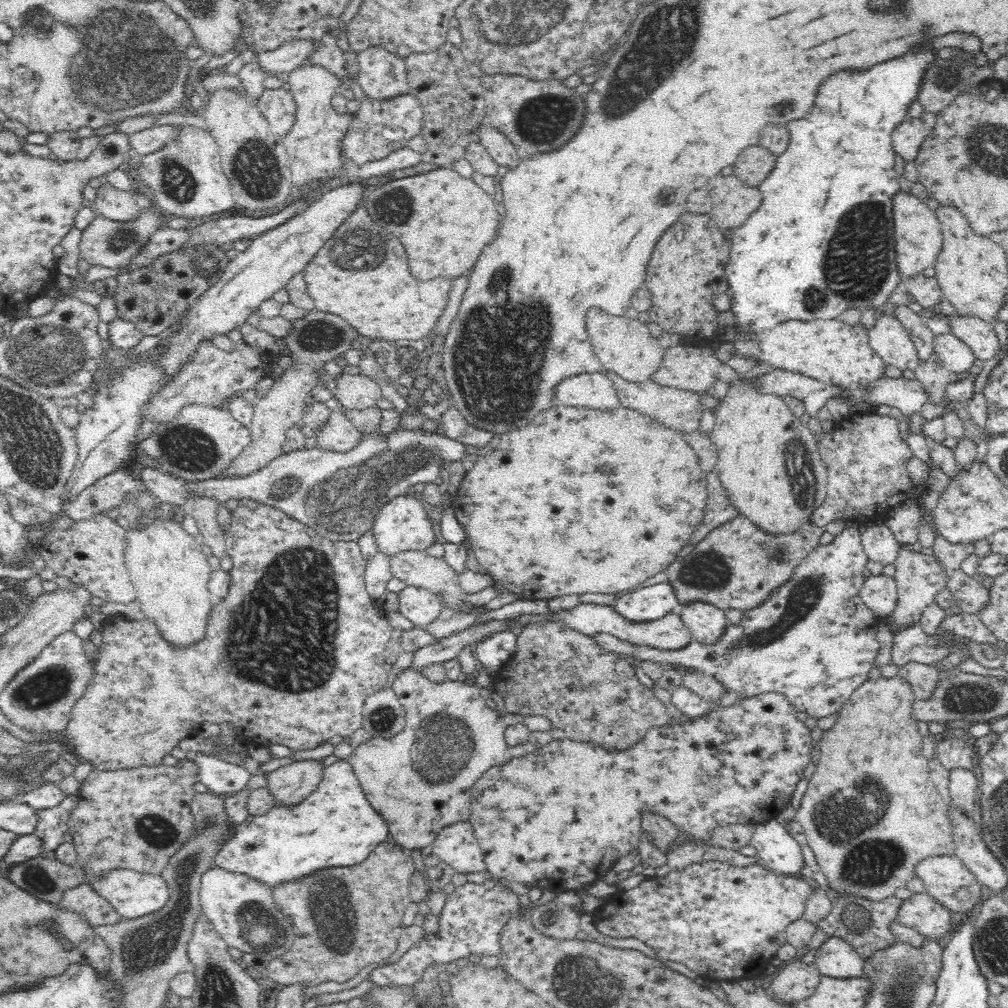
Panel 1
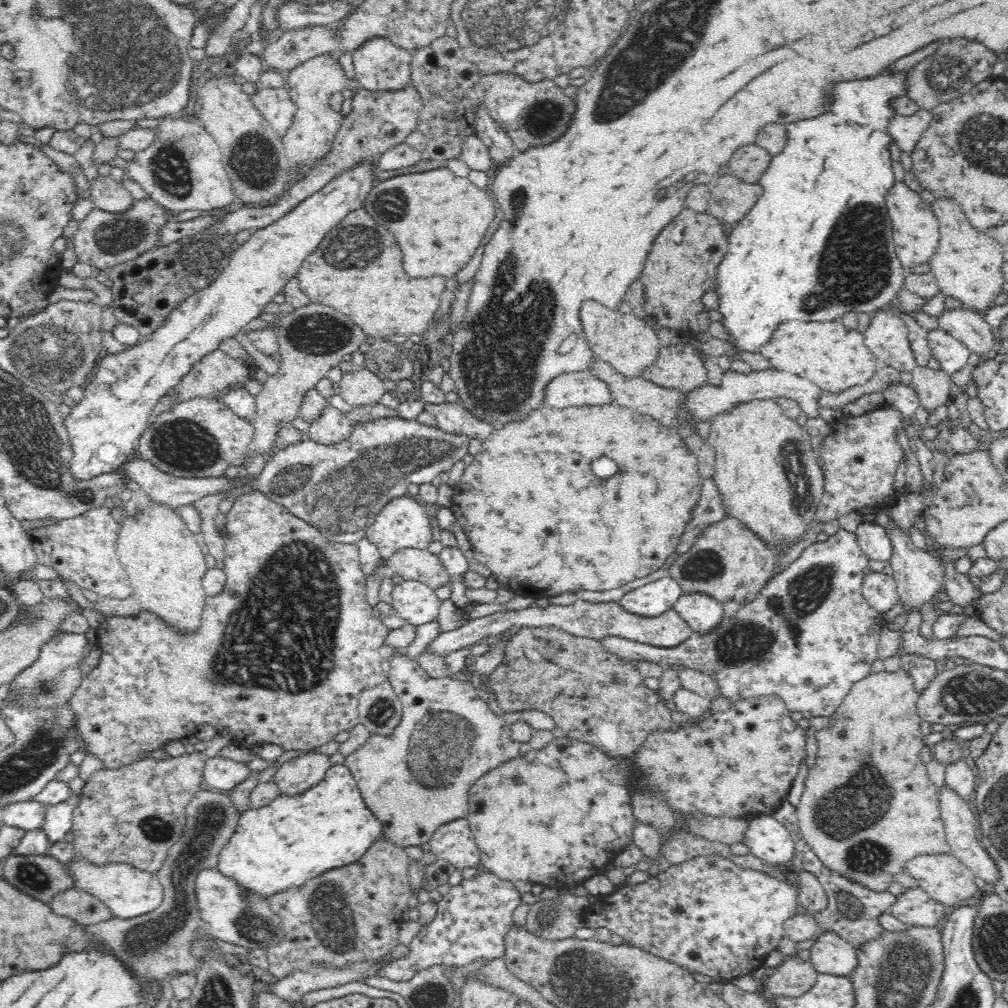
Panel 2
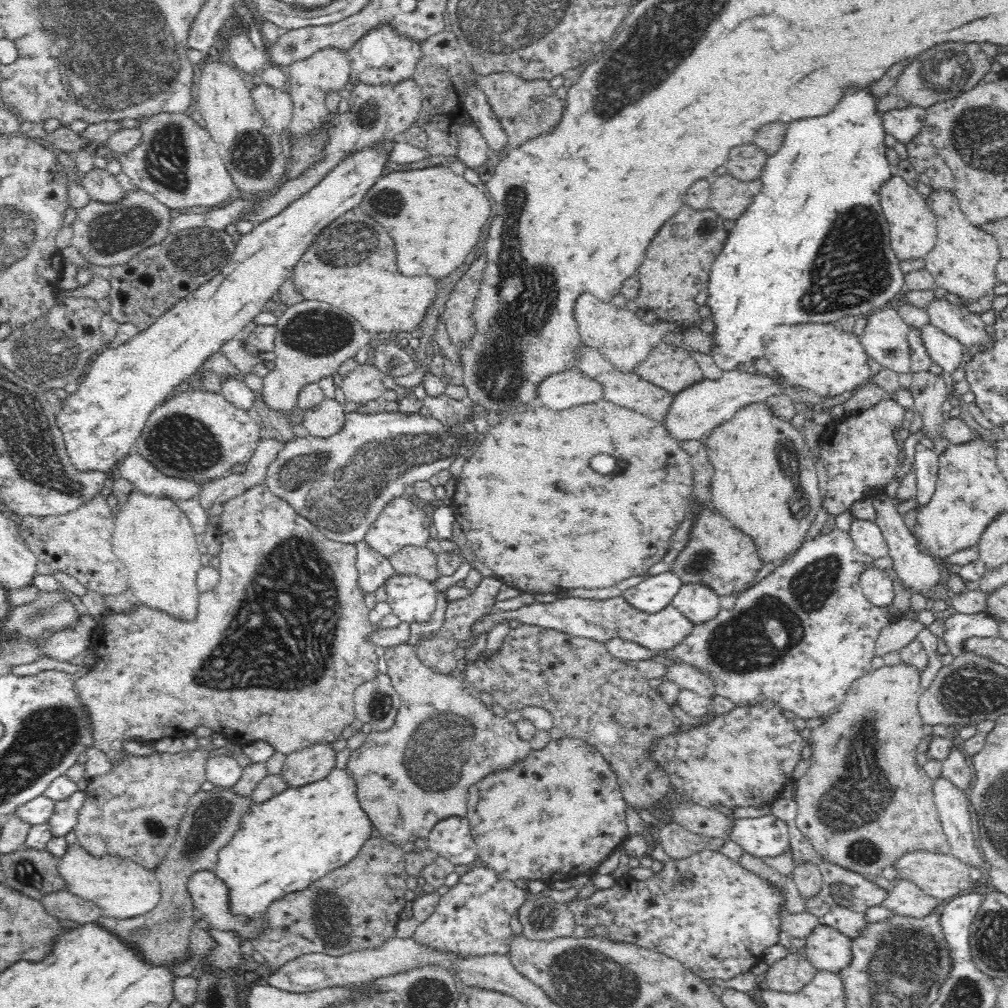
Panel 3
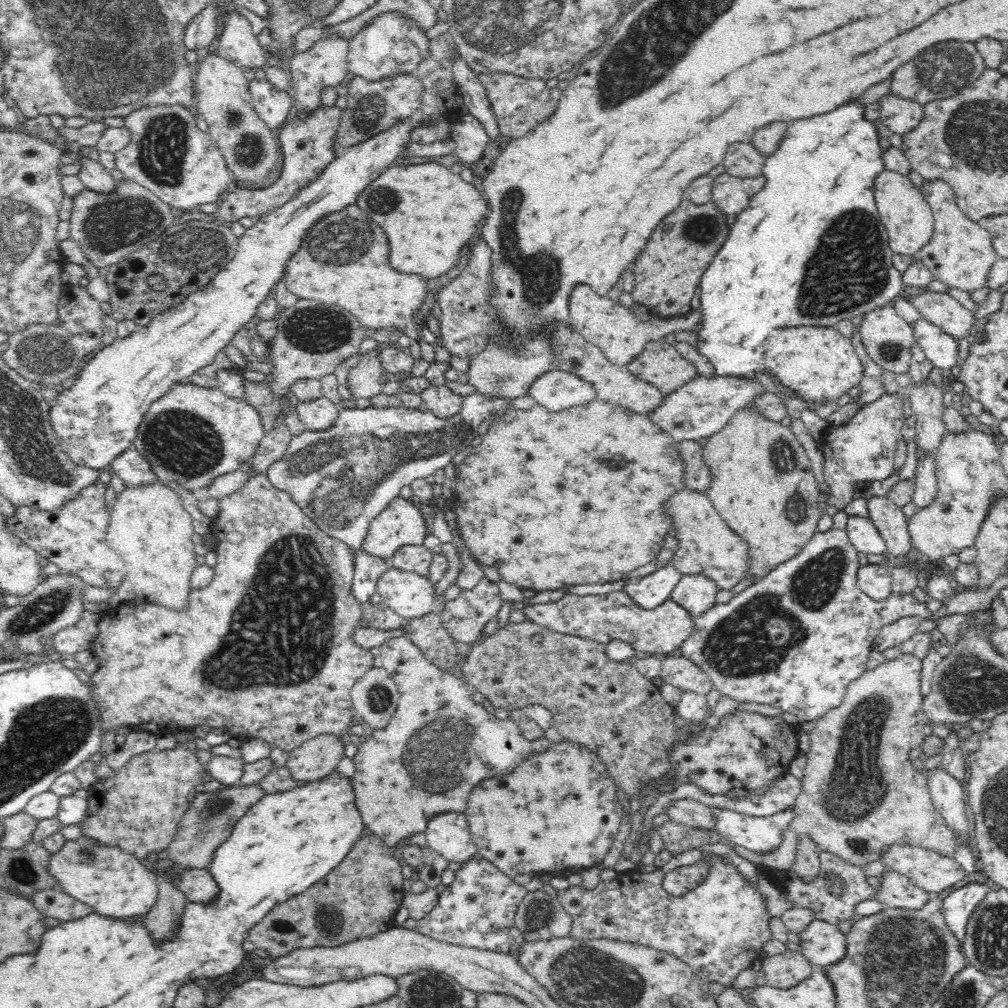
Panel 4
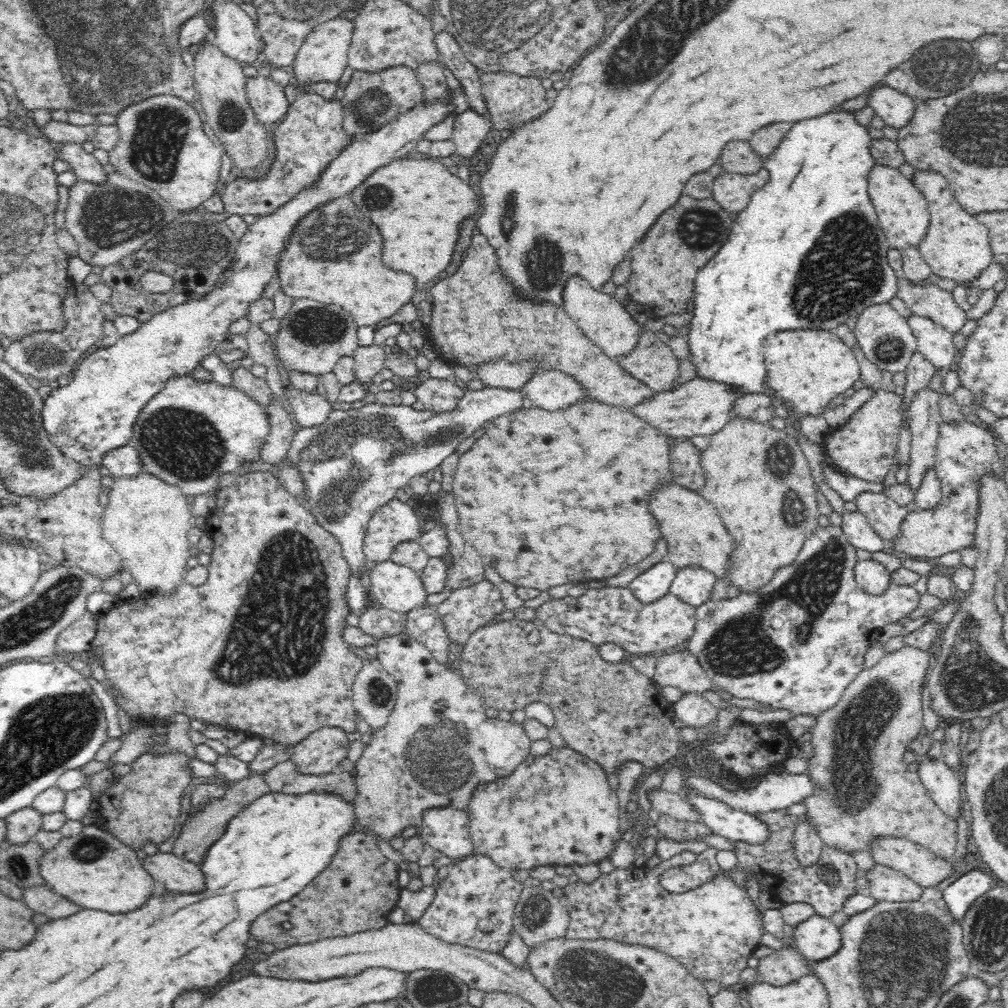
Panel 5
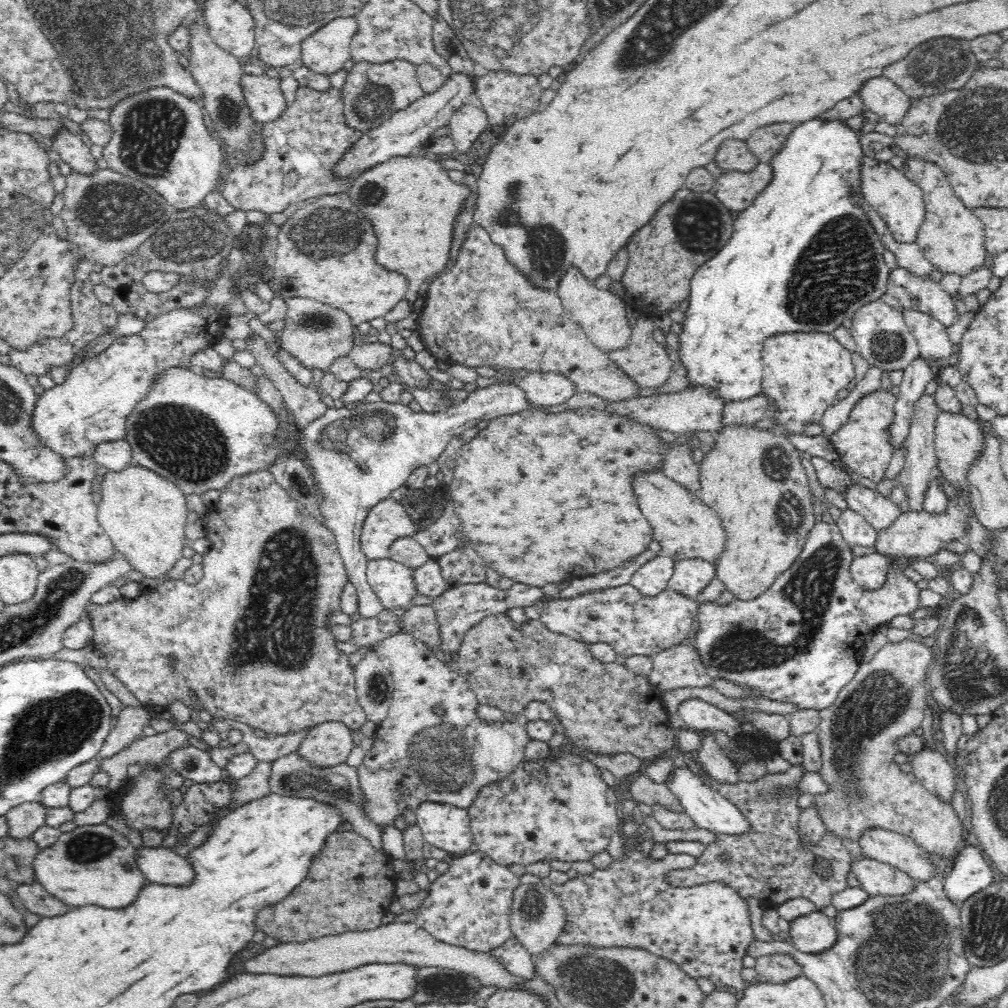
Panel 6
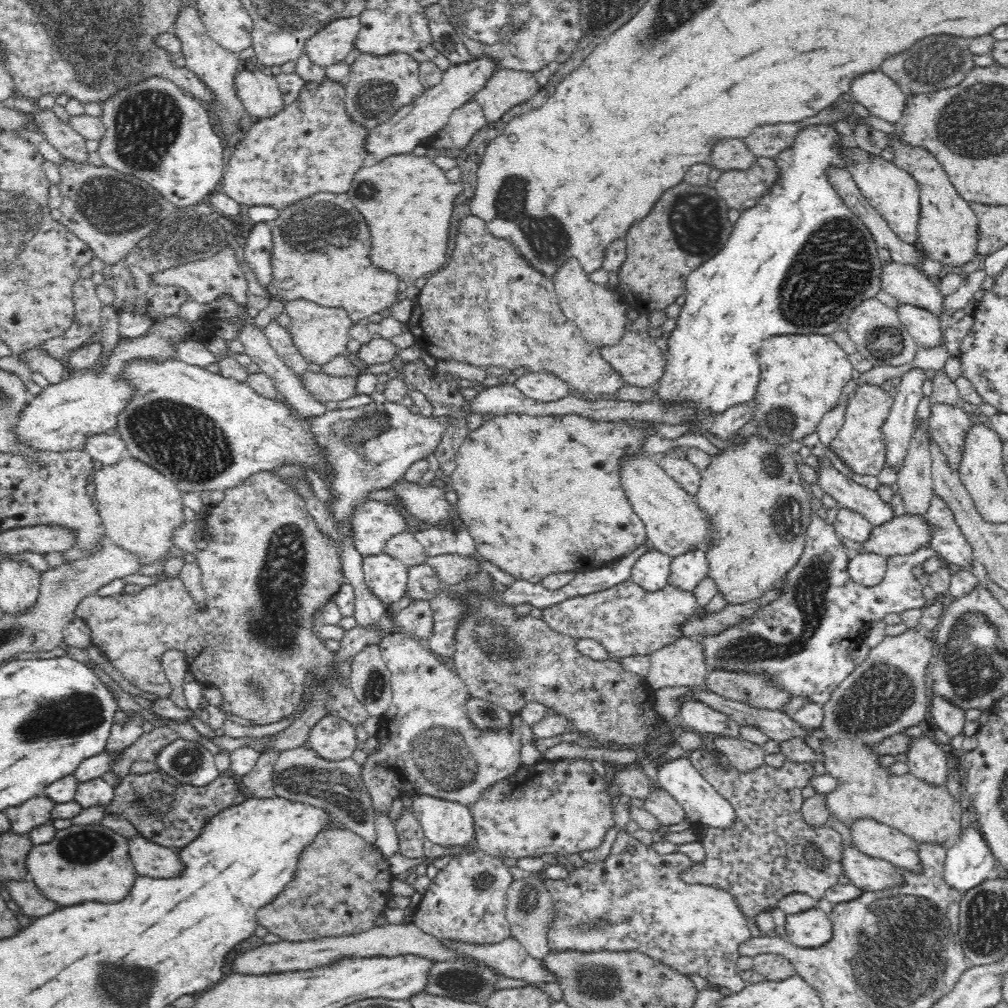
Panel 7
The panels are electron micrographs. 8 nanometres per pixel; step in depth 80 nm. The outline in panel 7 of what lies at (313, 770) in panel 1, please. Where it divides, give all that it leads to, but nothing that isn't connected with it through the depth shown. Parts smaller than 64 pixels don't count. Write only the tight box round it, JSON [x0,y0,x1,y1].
[303,715,356,761]

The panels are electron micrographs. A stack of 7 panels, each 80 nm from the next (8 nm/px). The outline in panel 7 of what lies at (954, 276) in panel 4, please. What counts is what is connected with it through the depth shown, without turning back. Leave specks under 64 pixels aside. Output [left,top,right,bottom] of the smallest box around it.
[891,133,979,267]

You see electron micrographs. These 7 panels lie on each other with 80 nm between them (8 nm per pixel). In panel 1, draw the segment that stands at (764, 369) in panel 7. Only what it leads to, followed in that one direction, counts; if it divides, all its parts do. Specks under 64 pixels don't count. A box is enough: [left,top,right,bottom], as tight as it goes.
[756,320,887,386]

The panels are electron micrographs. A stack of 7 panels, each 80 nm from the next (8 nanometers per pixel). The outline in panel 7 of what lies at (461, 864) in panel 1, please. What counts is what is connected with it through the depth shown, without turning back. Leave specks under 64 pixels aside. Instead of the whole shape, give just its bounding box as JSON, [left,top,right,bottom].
[413,795,475,847]

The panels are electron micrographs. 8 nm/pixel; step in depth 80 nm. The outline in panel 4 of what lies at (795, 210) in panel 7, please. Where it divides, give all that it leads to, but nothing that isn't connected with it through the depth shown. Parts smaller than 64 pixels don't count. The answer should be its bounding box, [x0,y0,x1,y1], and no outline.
[697,98,905,377]

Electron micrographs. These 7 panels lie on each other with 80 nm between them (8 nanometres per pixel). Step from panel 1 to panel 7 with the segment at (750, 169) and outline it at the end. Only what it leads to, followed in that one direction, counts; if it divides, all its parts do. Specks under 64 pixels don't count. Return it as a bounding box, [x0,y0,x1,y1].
[712,140,757,171]

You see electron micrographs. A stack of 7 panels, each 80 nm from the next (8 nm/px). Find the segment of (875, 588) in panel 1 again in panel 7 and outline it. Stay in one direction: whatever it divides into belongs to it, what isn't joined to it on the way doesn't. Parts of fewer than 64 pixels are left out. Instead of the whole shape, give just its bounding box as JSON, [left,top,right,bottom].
[847,554,886,586]

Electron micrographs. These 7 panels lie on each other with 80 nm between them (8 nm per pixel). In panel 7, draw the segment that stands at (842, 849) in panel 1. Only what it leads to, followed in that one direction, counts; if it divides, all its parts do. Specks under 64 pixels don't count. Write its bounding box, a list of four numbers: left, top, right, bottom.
[821,628,963,850]

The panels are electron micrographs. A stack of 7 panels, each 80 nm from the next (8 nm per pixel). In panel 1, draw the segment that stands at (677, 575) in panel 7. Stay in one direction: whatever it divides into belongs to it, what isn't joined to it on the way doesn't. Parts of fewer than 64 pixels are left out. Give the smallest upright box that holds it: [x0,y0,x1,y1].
[681,602,729,645]

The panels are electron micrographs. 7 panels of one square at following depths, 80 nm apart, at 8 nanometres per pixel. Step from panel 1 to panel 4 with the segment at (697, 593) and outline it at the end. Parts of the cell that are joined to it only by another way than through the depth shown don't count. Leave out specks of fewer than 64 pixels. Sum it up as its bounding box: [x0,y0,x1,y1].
[668,489,751,590]

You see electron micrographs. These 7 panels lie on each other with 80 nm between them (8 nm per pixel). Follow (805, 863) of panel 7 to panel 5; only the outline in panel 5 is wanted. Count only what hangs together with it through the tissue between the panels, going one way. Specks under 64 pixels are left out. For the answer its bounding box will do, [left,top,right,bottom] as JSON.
[661,809,862,919]

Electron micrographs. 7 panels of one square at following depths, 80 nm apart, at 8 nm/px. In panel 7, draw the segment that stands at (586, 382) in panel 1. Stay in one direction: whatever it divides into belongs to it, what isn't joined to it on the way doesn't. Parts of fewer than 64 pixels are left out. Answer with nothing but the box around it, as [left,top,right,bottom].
[514,371,570,404]

